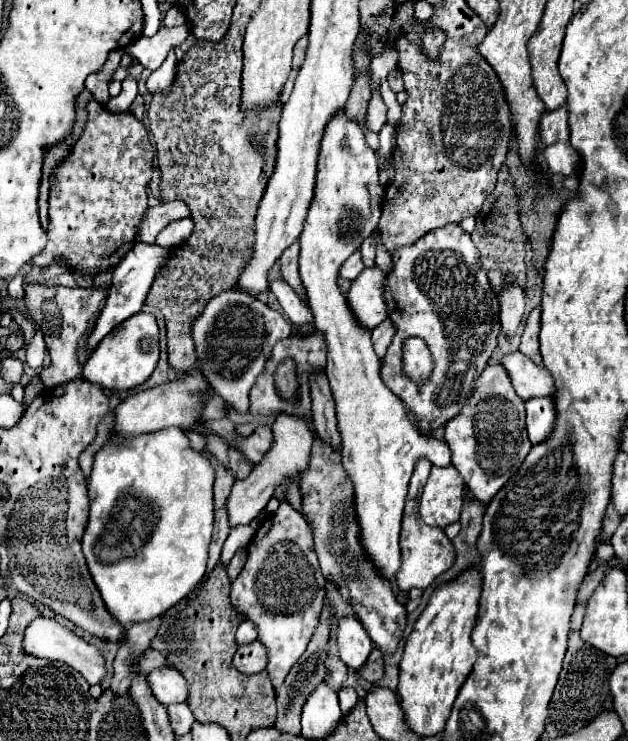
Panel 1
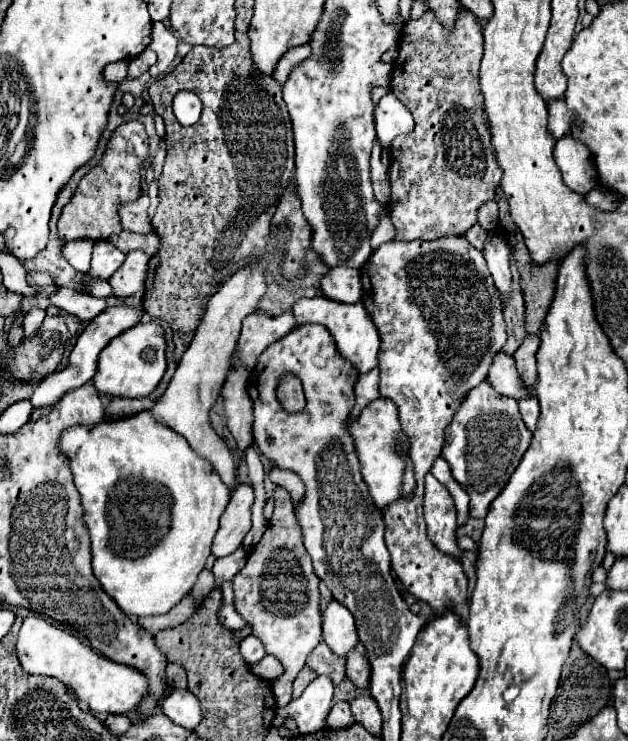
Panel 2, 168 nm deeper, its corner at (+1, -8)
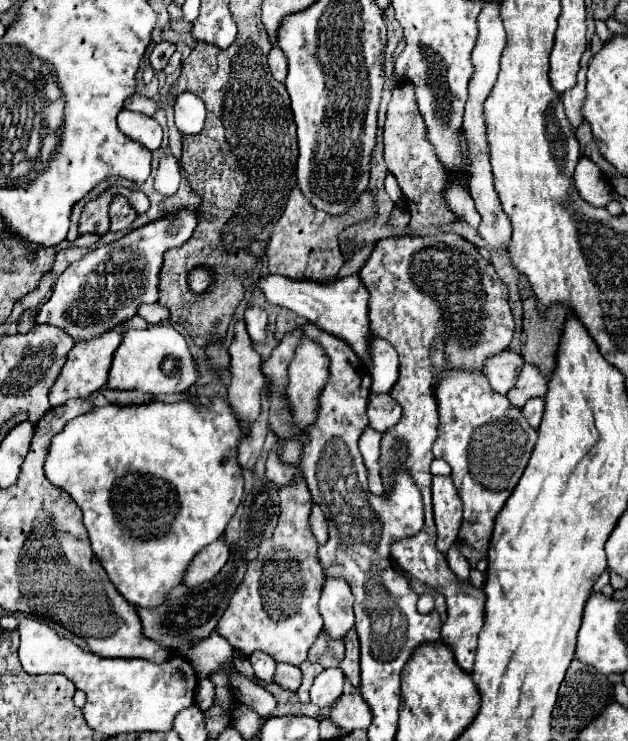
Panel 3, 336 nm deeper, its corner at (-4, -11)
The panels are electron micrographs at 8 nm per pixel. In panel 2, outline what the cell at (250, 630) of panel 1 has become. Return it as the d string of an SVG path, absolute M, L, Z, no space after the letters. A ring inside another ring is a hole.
M247 635L243 641L241 641L241 655L247 663L257 663L265 657L265 649L263 649L263 643L253 637L253 635Z

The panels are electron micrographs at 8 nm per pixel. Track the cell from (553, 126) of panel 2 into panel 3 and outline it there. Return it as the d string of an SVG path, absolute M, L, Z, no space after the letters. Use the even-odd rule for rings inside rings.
M582 64L582 68L578 70L578 82L574 88L570 88L568 92L564 92L560 98L562 98L562 104L564 104L564 112L566 112L566 118L570 120L572 128L578 128L584 120L582 116L582 104L584 104L584 88L586 88L586 66Z

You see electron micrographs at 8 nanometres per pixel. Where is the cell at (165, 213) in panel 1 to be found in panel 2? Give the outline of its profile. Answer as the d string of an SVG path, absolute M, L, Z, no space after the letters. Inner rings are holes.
M141 195L137 201L133 201L133 205L125 205L125 211L121 215L123 229L139 233L139 235L155 233L153 225L149 223L147 209L149 209L149 197L147 195Z

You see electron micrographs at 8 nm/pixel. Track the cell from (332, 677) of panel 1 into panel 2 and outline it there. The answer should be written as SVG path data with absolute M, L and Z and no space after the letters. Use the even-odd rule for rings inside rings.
M321 641L307 657L307 665L317 673L317 675L327 675L331 677L333 685L339 685L345 679L345 659L337 657L331 653L331 649Z

